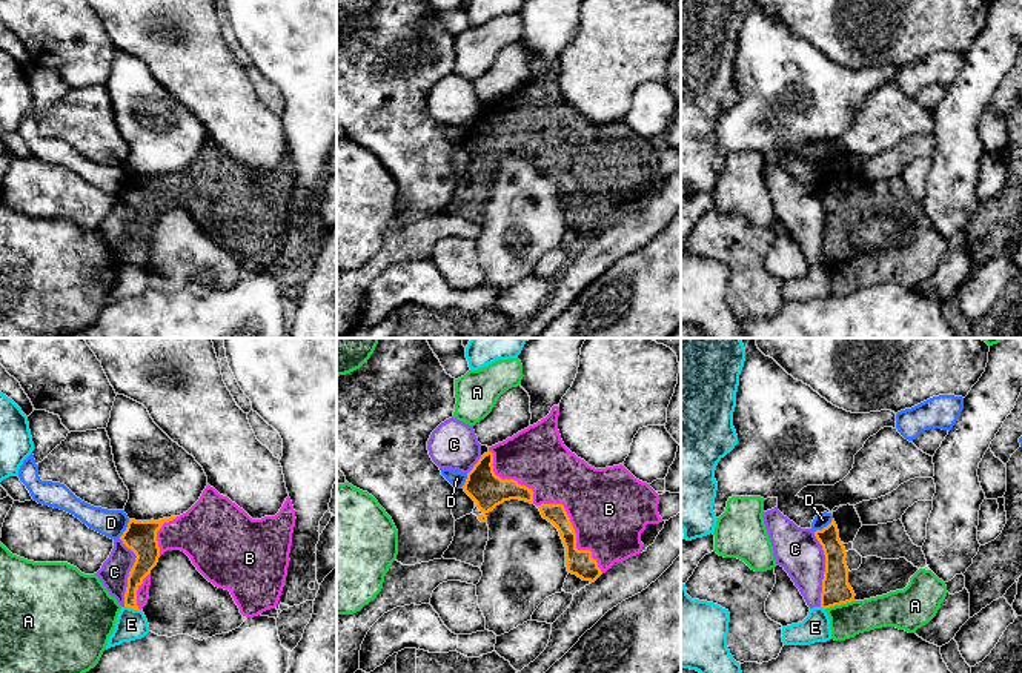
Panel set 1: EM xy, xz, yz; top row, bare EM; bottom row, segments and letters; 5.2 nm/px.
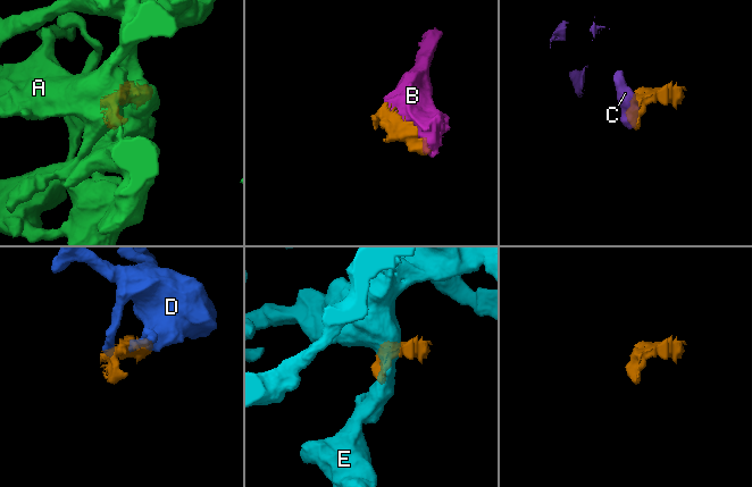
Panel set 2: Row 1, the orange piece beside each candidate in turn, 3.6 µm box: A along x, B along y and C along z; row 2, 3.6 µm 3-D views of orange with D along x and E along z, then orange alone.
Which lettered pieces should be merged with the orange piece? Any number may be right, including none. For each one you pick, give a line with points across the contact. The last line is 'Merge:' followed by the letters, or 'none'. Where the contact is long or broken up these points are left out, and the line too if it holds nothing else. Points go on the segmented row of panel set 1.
Merge: B

